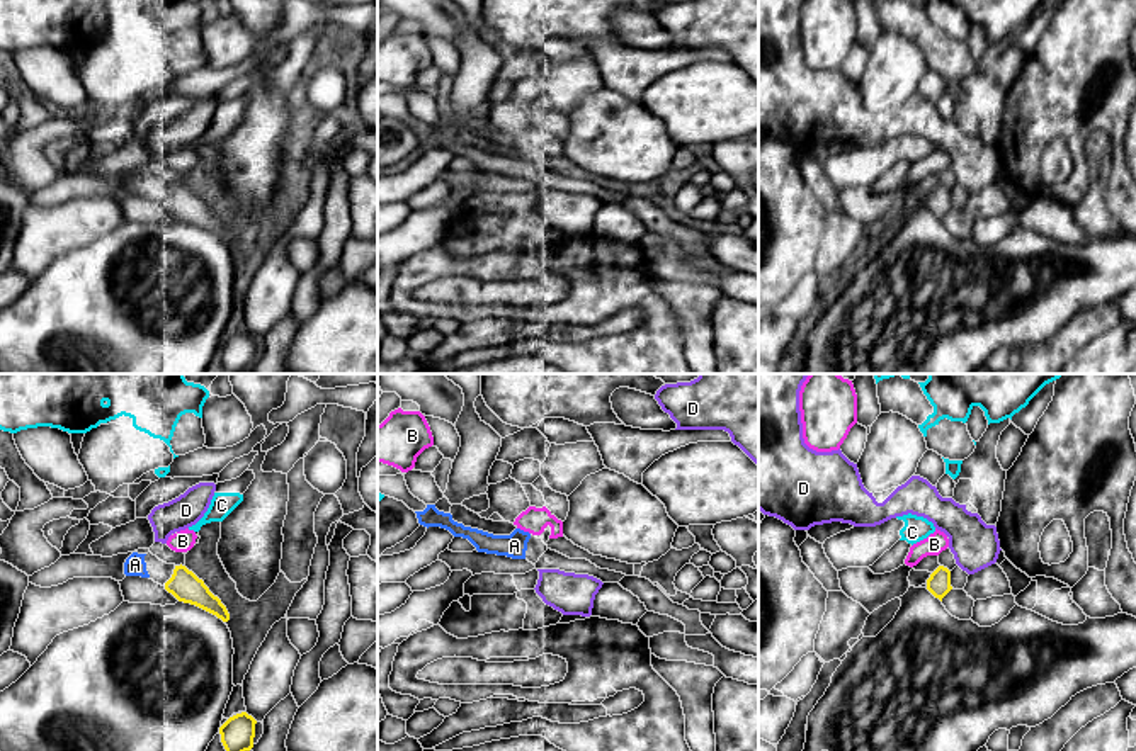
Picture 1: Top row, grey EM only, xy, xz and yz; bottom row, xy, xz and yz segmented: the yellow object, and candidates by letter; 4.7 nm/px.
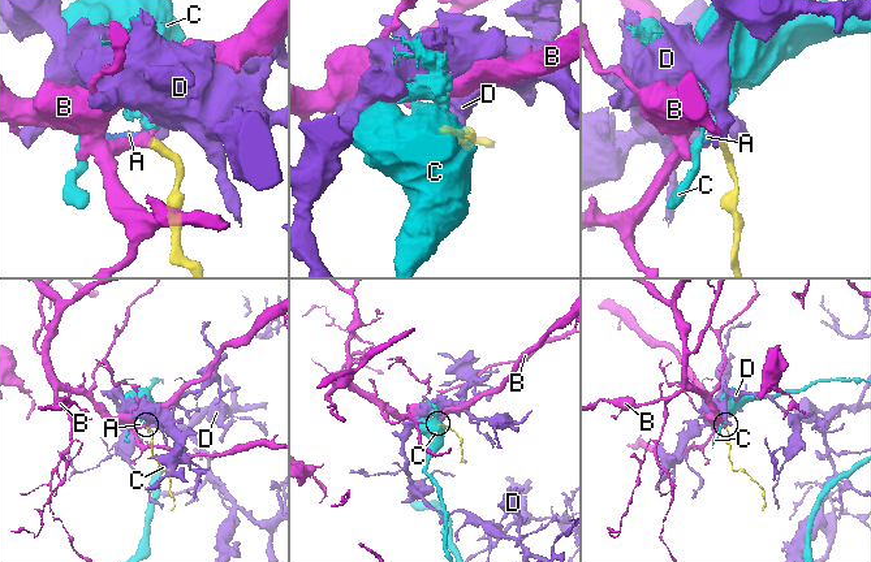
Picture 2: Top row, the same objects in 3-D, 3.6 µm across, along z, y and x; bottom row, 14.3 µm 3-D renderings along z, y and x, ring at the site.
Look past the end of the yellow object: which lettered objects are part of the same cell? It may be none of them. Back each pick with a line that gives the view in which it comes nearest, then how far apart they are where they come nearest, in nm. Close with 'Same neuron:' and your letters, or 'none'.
A: xy | 90 nm
Same neuron: A

